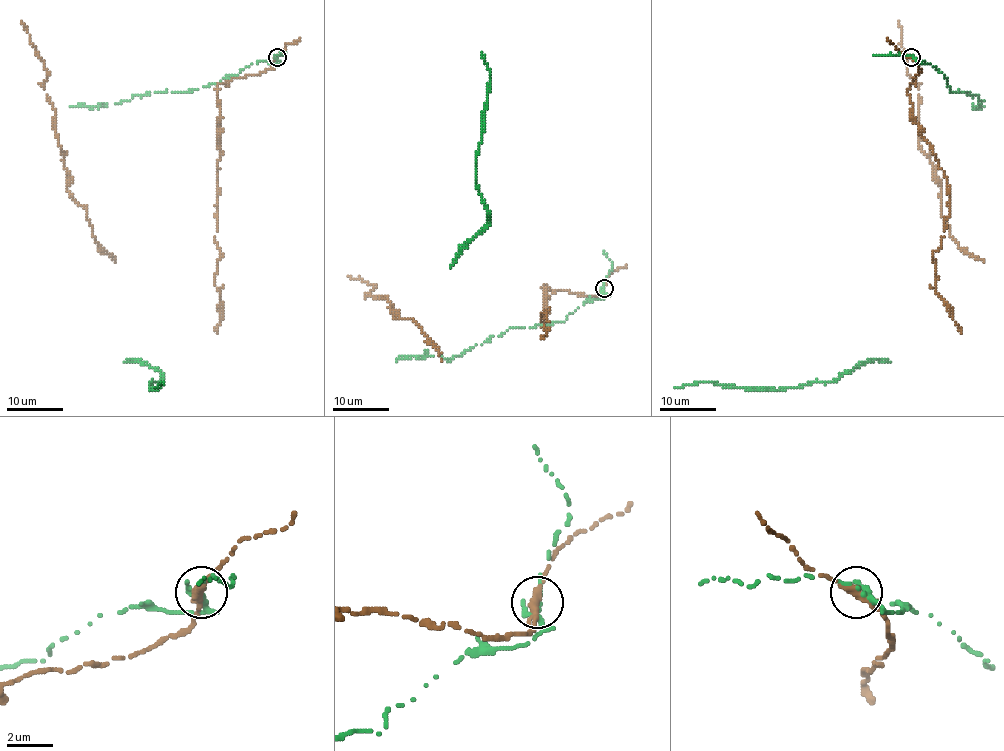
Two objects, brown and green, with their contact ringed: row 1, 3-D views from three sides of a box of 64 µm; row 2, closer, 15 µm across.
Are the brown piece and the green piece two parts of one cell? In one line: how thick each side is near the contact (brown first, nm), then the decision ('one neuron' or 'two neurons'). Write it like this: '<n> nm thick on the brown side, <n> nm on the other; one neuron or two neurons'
320 nm thick on the brown side, 150 nm on the other; two neurons

